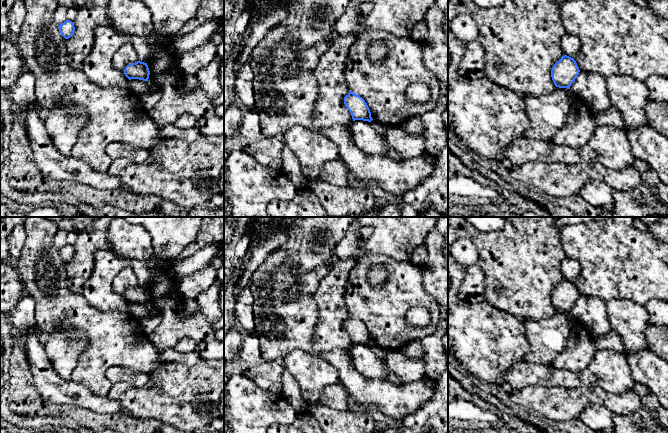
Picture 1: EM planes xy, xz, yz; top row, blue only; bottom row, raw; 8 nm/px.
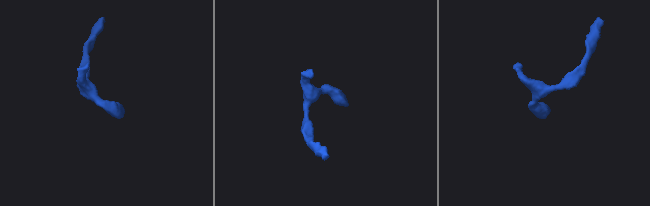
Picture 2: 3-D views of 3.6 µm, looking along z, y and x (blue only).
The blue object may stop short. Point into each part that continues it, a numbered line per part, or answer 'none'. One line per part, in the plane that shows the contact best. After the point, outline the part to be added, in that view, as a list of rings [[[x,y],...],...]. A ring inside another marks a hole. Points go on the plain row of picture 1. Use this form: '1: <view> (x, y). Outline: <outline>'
none

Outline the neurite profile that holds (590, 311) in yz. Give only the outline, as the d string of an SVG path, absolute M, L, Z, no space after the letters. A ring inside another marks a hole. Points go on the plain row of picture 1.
M580 295L570 310L570 316L580 321L593 335L605 335L611 331L606 311L606 301Z

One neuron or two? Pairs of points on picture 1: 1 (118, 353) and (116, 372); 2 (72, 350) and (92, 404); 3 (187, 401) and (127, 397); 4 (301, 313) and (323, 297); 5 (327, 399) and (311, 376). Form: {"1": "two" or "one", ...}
{"1": "two", "2": "two", "3": "one", "4": "two", "5": "two"}

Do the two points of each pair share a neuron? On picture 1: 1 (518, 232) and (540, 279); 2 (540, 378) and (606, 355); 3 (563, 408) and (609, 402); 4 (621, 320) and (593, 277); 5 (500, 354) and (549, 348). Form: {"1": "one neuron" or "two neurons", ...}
{"1": "one neuron", "2": "one neuron", "3": "one neuron", "4": "two neurons", "5": "two neurons"}

